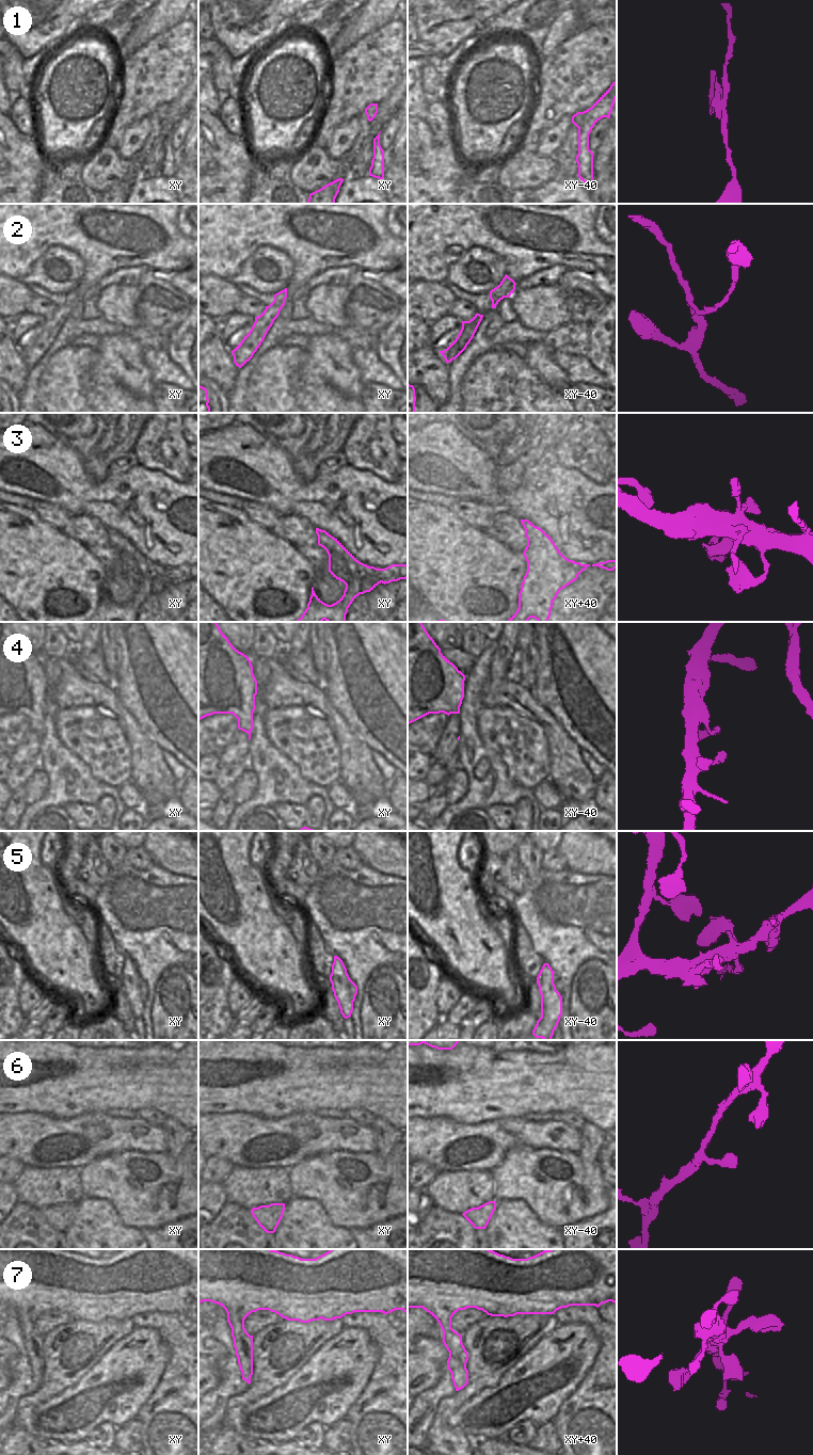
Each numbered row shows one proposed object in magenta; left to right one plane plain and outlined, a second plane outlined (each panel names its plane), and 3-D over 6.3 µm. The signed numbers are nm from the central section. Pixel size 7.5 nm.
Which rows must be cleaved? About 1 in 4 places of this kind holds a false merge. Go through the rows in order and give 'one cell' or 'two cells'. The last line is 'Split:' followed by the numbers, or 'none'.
1: one cell
2: one cell
3: two cells
4: one cell
5: two cells
6: one cell
7: one cell
Split: 3, 5

